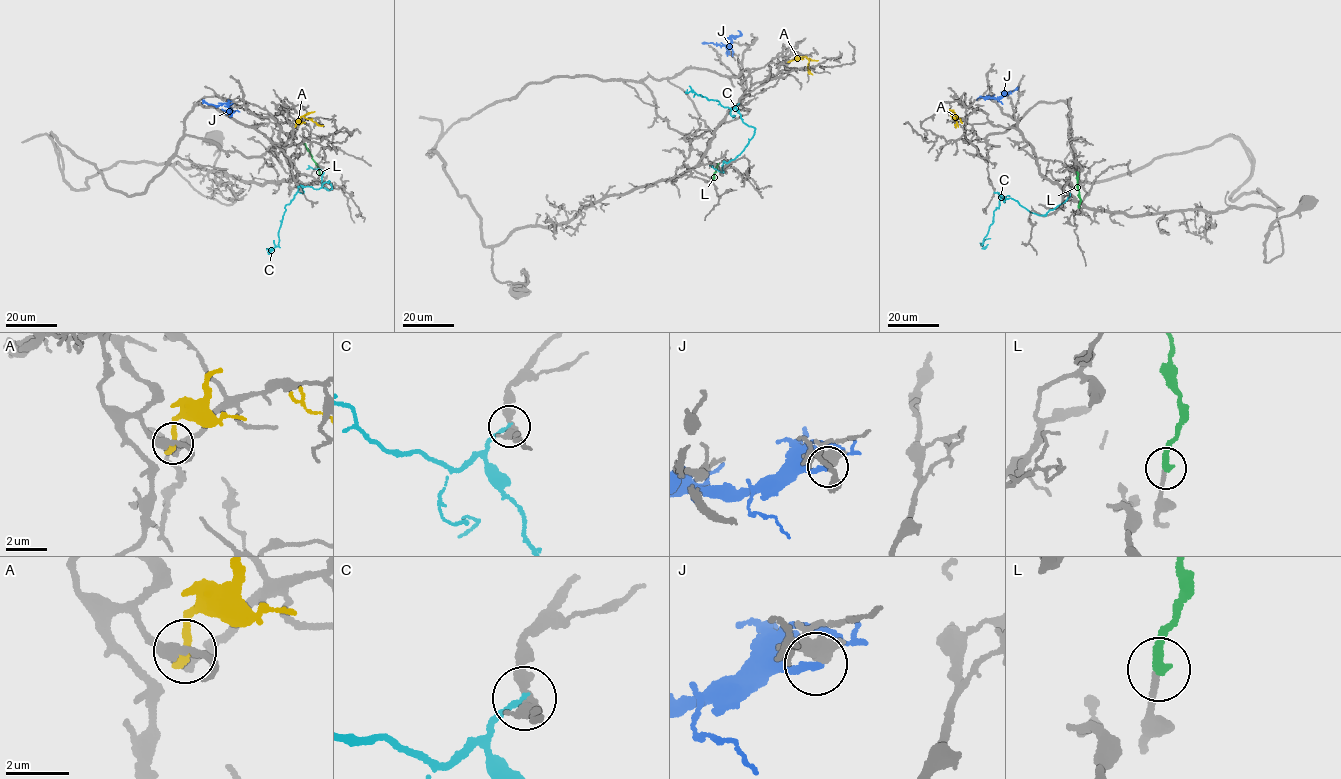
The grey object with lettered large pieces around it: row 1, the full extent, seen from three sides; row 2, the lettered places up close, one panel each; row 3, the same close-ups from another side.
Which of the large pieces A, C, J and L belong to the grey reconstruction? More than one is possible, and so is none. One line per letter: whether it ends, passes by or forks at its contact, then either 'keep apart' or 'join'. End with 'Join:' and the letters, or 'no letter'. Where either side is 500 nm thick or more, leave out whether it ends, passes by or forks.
A: it ends there; keep apart
C: it ends there; keep apart
J: it ends there; keep apart
L: it ends there; join
Join: L

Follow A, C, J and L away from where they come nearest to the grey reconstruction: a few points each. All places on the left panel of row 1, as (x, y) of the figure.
A: (295, 125), (303, 116), (323, 125)
C: (299, 186), (318, 189), (329, 180), (332, 188), (323, 188), (323, 171), (307, 169)
J: (232, 103), (227, 112), (232, 111), (229, 116)
L: (319, 175), (318, 165), (304, 143)

